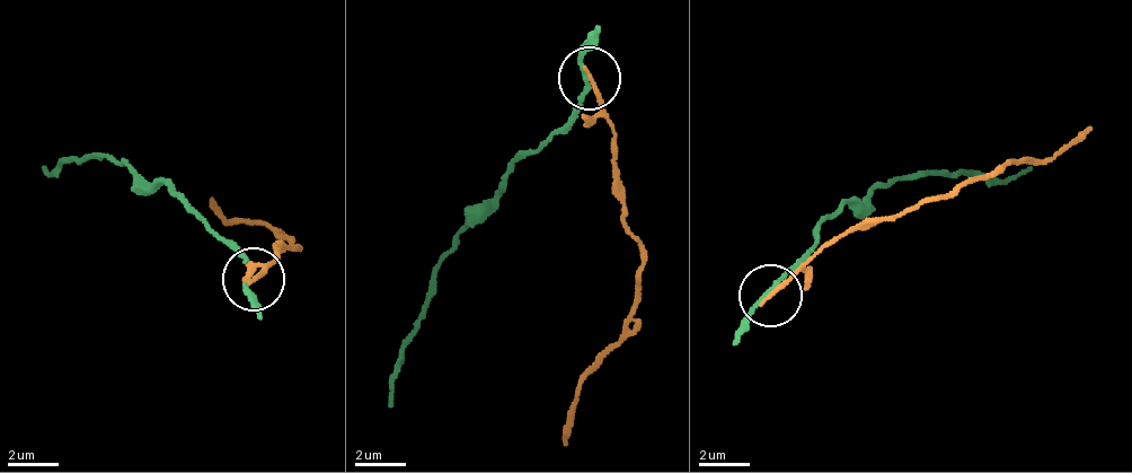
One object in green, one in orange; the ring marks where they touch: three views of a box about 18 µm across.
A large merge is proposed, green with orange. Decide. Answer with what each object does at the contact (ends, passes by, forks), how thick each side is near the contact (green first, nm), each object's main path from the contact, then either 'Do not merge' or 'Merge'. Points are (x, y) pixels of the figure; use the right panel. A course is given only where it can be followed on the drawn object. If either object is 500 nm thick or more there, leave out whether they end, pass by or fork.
At the ring green passes by. At the ring orange ends. Thickness 150 nm (green) against 190 nm. Course of green: (772, 290), (790, 263), (817, 245), (814, 227), (899, 176), (1006, 181), (1029, 166). Course of orange: (772, 297), (851, 228), (948, 200), (998, 174), (1053, 157), (1090, 124). Do not merge

